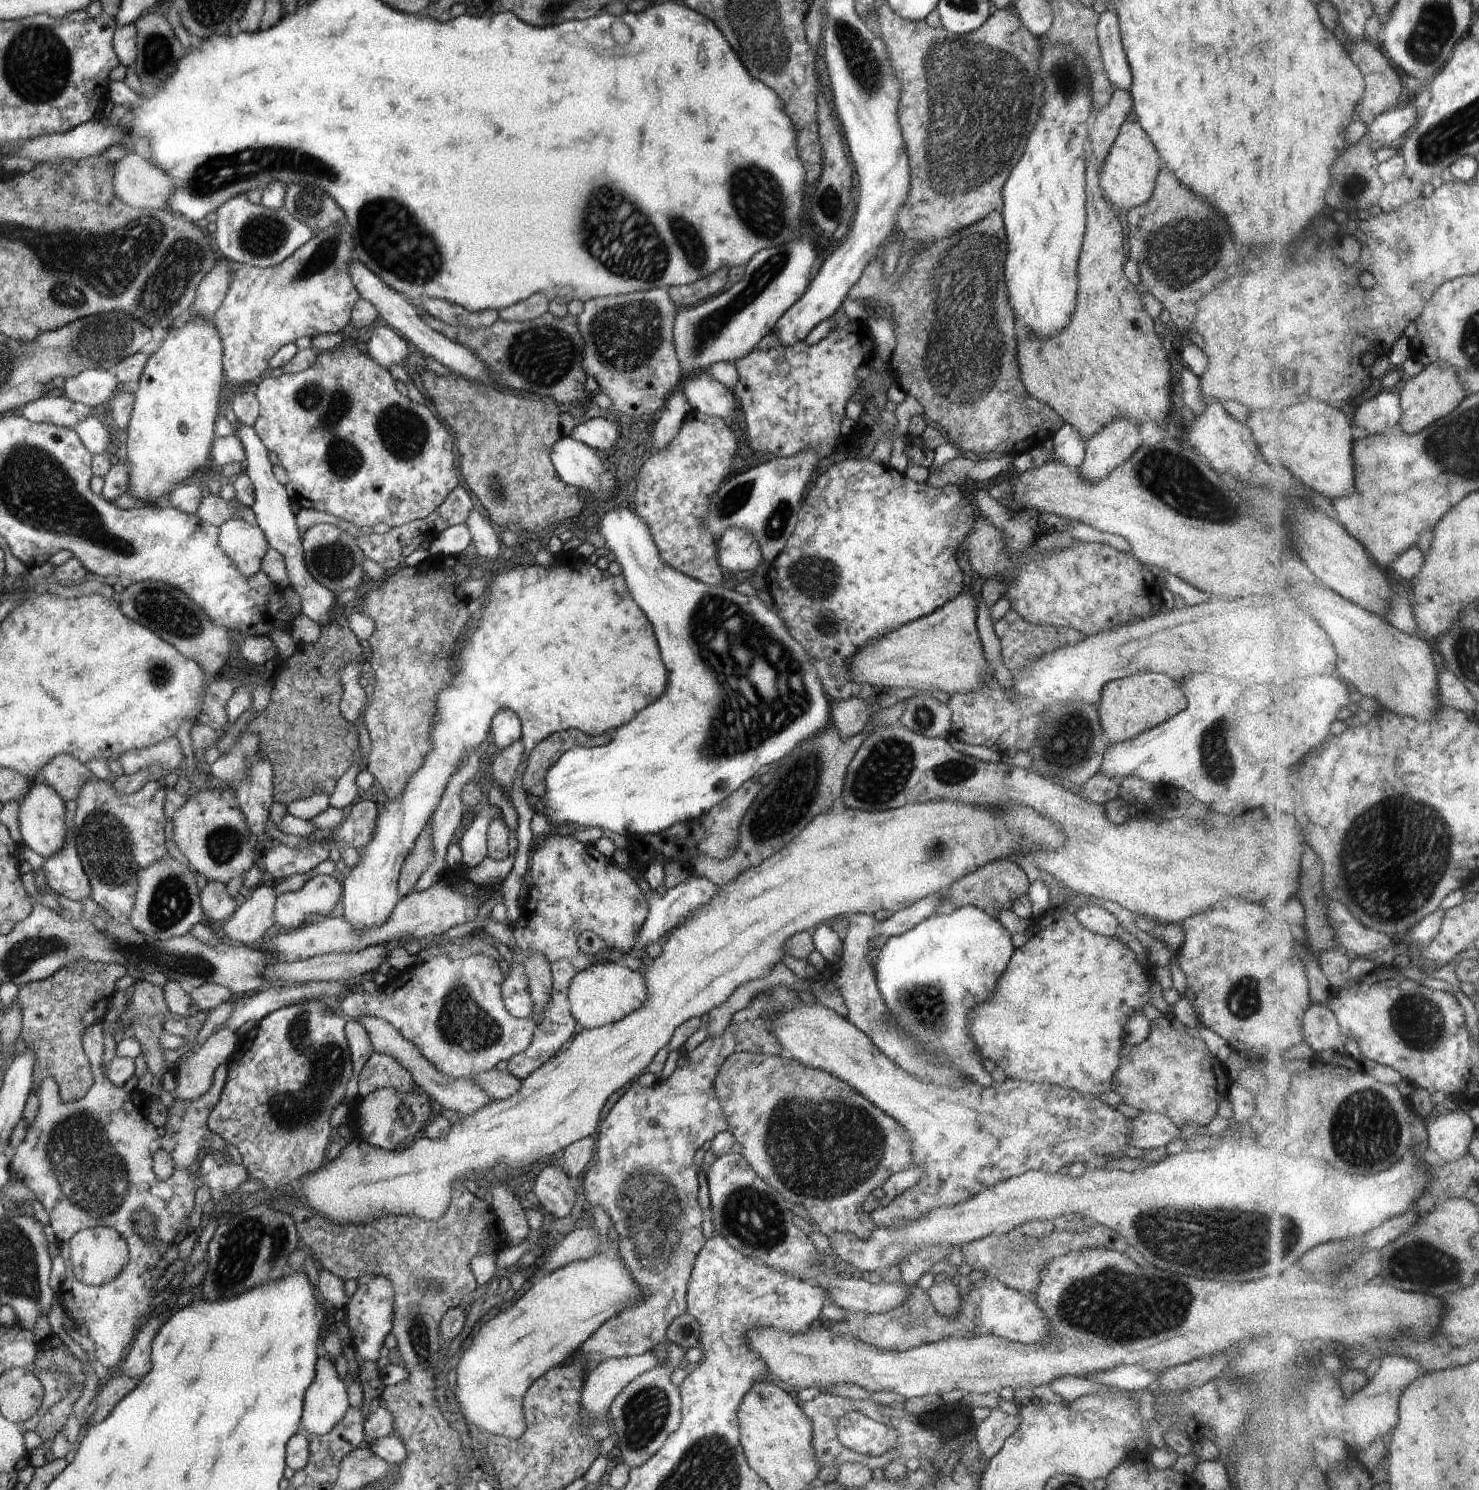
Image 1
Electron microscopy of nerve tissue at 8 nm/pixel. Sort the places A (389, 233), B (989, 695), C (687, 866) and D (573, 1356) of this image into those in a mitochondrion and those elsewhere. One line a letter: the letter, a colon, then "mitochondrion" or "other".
A: mitochondrion
B: other
C: other
D: other

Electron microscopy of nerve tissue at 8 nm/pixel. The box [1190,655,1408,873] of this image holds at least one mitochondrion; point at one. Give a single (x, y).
(1216, 761)

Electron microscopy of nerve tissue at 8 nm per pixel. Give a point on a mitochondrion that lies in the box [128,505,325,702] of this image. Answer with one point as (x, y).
(161, 608)

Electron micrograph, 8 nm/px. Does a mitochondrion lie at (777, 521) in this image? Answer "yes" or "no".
yes

